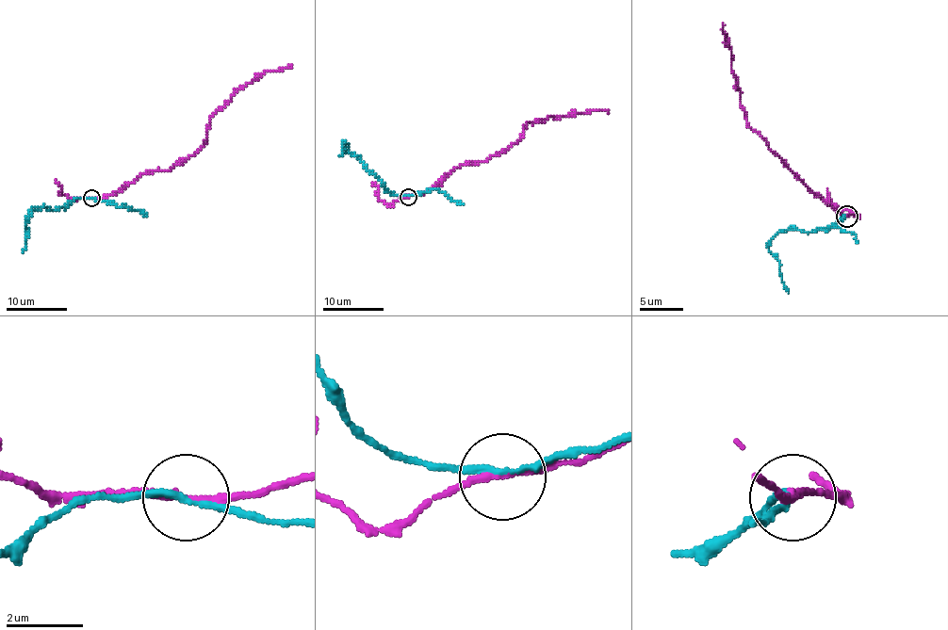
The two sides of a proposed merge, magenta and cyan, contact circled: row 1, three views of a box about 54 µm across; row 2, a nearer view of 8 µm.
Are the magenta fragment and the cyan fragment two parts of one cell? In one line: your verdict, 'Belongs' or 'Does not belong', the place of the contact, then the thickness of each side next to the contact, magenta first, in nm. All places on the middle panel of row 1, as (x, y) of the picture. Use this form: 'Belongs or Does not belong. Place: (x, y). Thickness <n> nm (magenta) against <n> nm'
Does not belong. Place: (408, 197). Thickness 170 nm (magenta) against 160 nm

